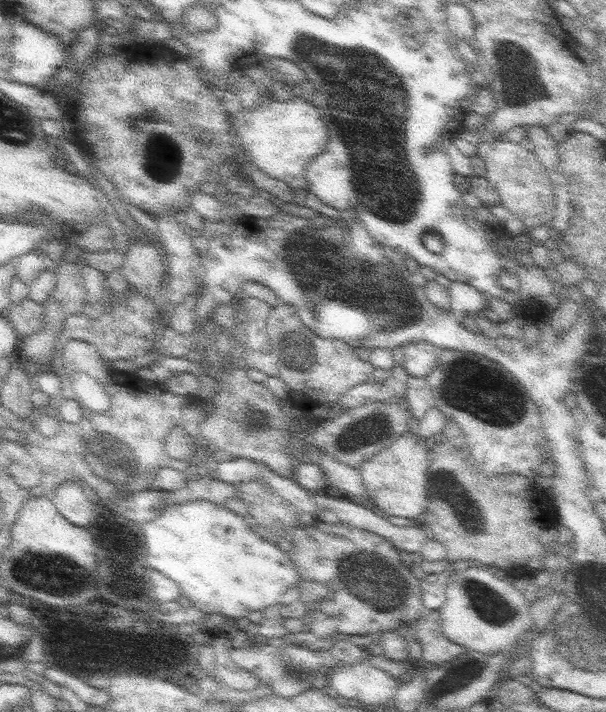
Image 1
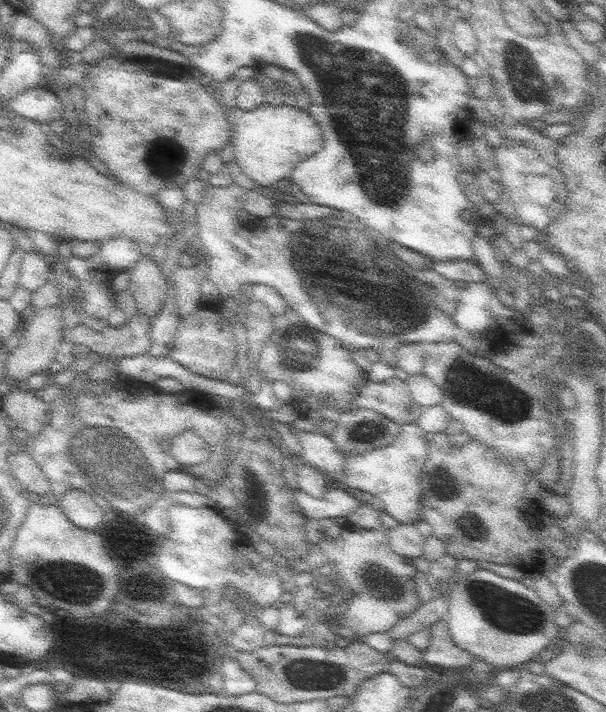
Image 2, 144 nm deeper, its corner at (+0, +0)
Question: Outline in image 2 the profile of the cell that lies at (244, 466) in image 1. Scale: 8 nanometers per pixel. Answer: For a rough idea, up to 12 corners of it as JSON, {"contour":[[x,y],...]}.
{"contour":[[331,488],[323,498],[301,490],[295,500],[305,518],[335,518],[363,506],[361,500]]}

